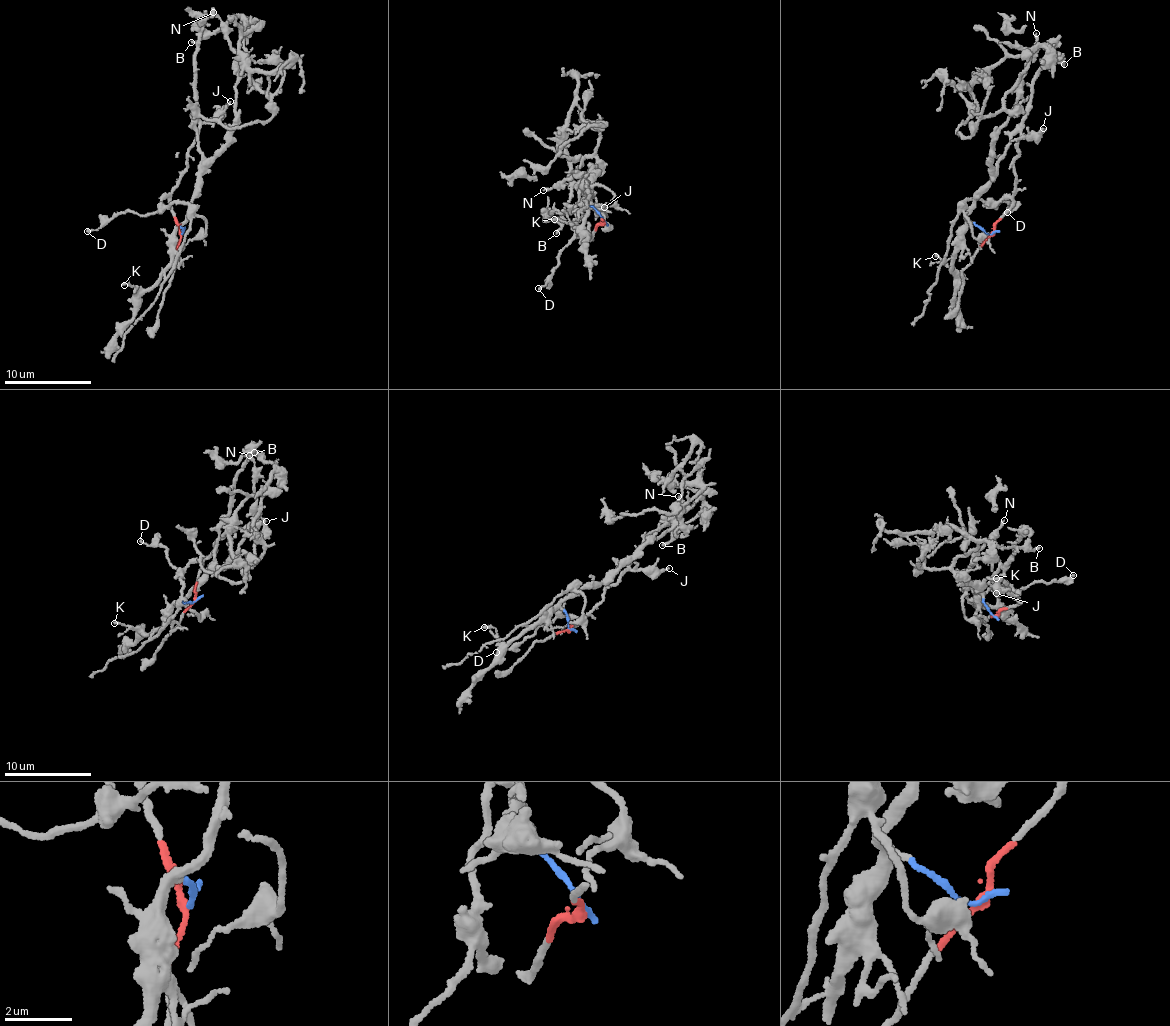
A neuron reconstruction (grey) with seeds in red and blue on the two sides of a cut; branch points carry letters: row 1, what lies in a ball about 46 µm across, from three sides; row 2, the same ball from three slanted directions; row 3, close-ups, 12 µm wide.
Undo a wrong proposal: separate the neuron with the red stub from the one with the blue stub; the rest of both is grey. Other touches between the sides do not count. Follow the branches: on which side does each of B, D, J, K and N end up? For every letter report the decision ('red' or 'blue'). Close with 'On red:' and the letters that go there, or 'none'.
B: red
D: red
J: red
K: blue
N: blue
On red: B, D, J

